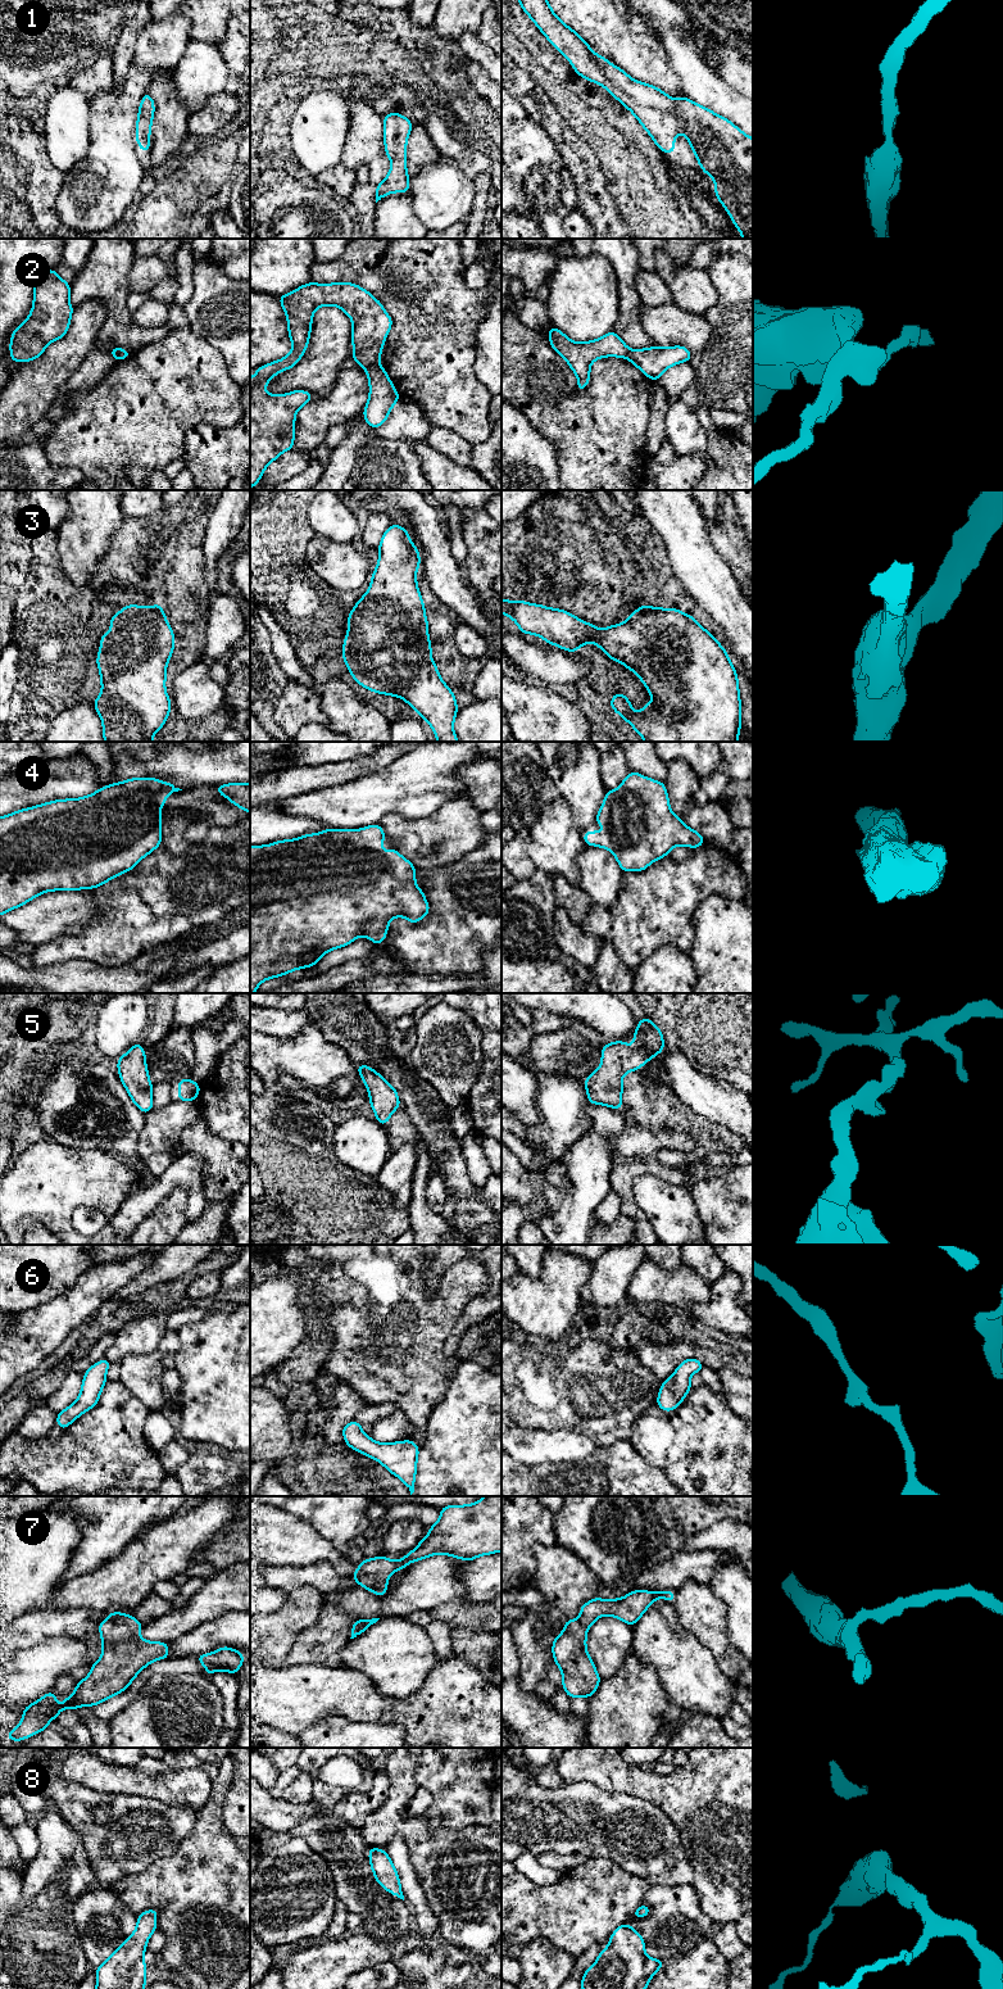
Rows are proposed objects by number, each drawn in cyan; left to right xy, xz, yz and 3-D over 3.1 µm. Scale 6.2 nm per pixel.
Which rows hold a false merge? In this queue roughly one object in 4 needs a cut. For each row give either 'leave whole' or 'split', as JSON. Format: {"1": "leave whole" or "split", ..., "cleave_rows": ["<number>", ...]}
{"1": "leave whole", "2": "split", "3": "leave whole", "4": "leave whole", "5": "leave whole", "6": "leave whole", "7": "leave whole", "8": "leave whole", "cleave_rows": ["2"]}

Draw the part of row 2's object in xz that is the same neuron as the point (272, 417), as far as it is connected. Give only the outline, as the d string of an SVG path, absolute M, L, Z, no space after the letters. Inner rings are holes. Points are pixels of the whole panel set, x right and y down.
M308 282L278 300L287 317L292 349L282 359L259 367L250 377L250 489L259 482L271 462L292 449L296 412L314 399L305 390L281 395L263 390L278 372L292 368L301 359L308 348L314 311L333 305L351 318L354 350L350 357L363 368L378 364L392 326L392 320L381 302L350 282Z

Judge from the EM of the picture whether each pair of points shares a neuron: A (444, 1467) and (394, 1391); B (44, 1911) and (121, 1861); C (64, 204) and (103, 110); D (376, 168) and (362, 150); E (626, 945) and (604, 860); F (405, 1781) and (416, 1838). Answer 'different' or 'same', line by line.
A: different
B: different
C: same
D: same
E: different
F: same

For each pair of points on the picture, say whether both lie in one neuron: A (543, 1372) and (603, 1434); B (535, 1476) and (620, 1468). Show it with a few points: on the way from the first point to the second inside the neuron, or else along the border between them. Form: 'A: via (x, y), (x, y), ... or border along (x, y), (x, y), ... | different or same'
A: via (559, 1389), (566, 1391), (591, 1417) | same
B: via (556, 1476), (599, 1476) | same

